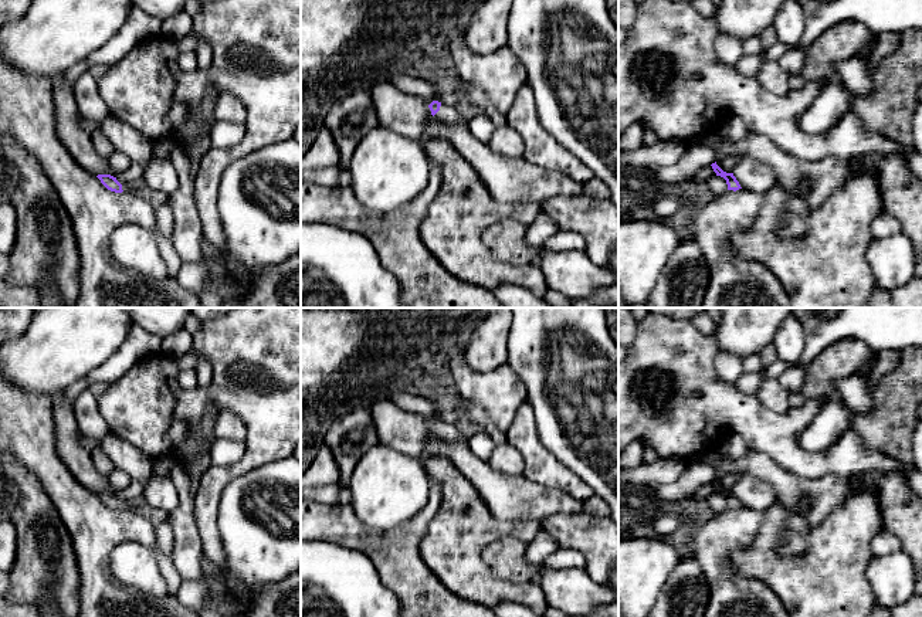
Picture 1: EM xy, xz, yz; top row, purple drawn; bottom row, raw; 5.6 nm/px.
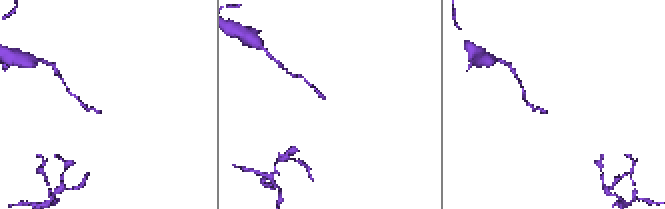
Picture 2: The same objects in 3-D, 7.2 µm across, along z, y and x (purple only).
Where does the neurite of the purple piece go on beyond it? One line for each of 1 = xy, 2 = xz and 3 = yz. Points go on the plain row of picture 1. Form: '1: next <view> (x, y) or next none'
1: next xy (129, 507)
2: next xz (447, 431)
3: next none

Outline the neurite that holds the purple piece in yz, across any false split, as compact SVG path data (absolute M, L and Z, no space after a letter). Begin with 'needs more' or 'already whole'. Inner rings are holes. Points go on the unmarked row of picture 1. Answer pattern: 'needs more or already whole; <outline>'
already whole; M716 479L711 482L713 489L716 491L716 494L721 494L726 498L726 502L728 502L728 508L739 508L742 506L739 499L736 498L736 495L733 494L733 491L726 491L723 489L718 482Z

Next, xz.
needs more; M433 418L430 423L428 423L430 428L431 428L431 433L447 441L447 443L452 443L452 444L465 444L468 445L468 438L465 438L457 428L455 423L454 421L450 421L450 420L438 420L438 418Z

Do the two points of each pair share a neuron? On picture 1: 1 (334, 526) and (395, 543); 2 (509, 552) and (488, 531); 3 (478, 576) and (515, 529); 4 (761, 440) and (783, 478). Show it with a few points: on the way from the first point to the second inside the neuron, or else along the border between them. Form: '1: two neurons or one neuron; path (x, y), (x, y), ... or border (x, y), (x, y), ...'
1: one neuron; path (349, 531), (366, 541), (379, 543)
2: two neurons; border (526, 542), (505, 535), (491, 541), (480, 556)
3: one neuron; path (474, 559), (474, 548), (492, 529), (498, 529)
4: two neurons; border (749, 450), (763, 453), (782, 467), (803, 475)

